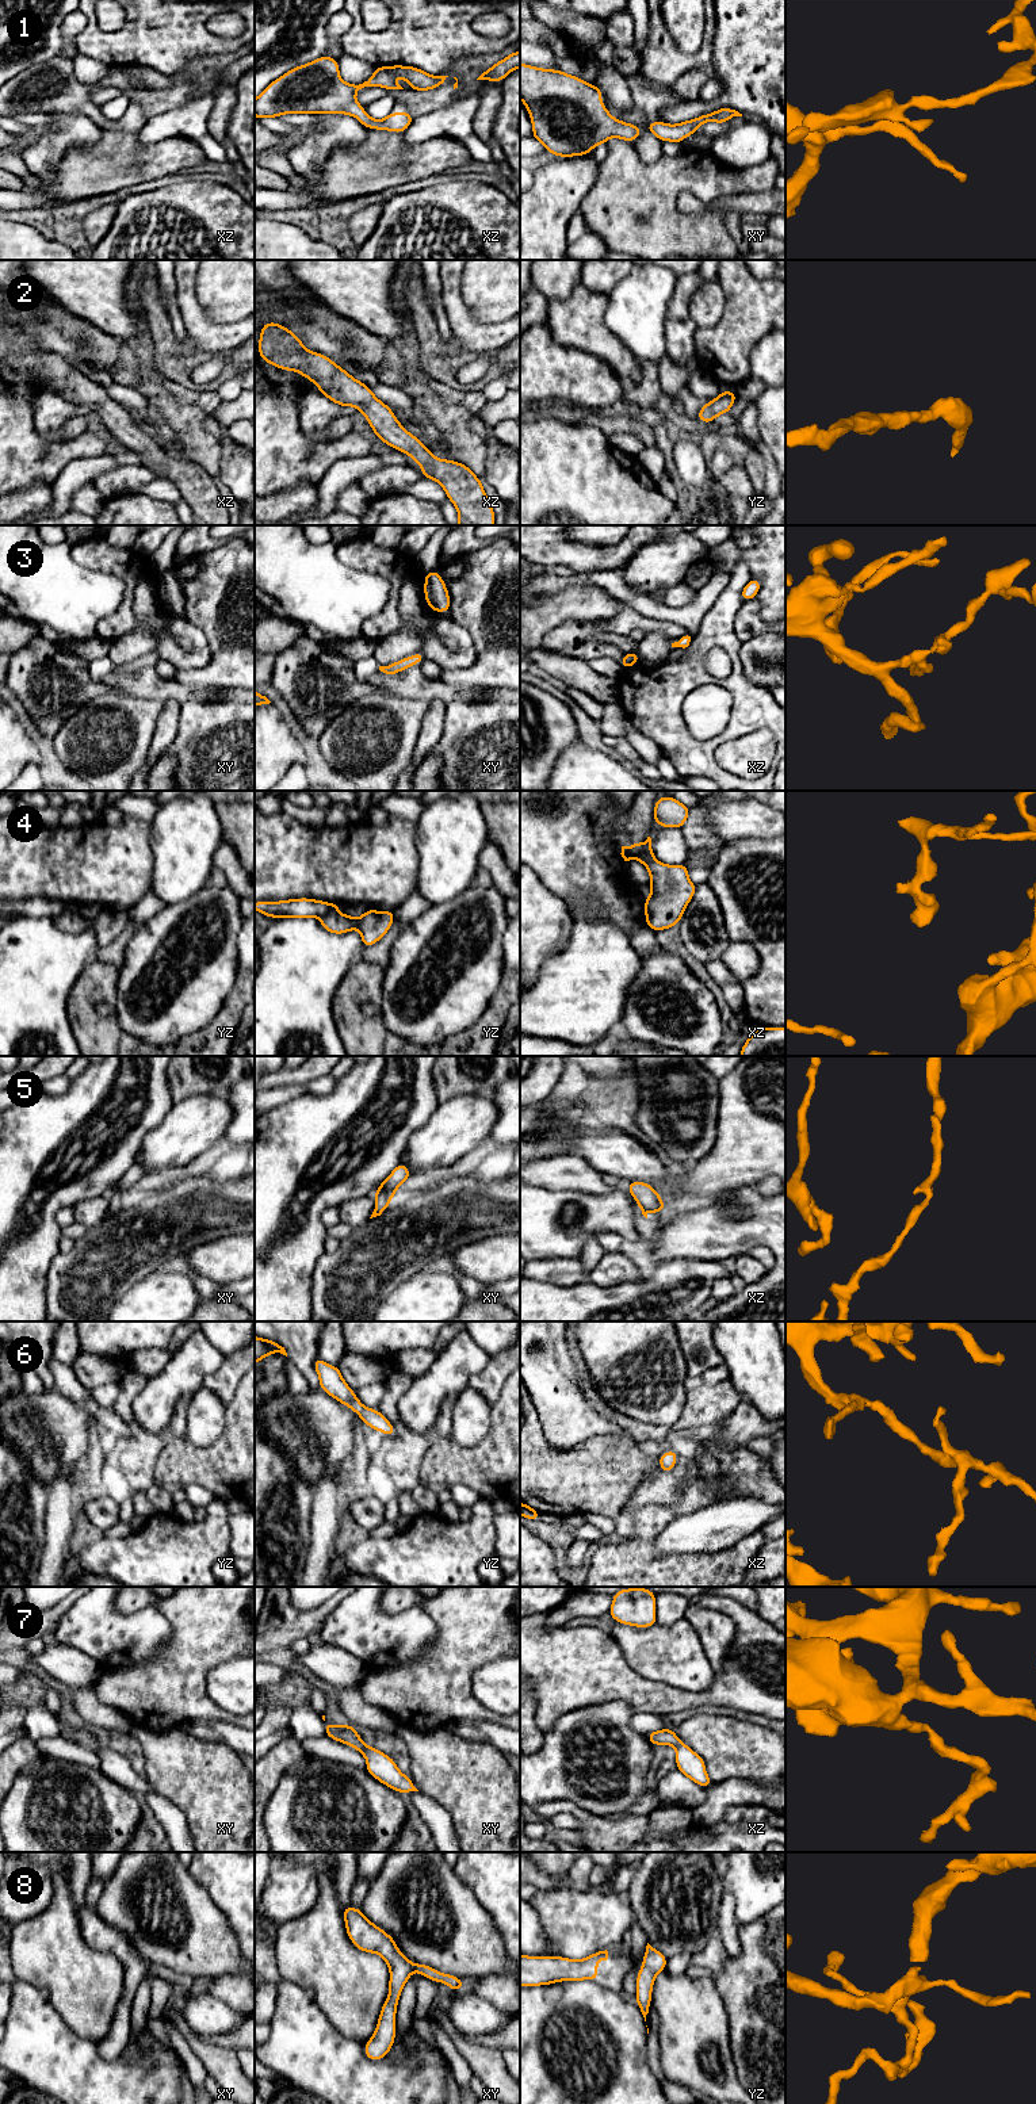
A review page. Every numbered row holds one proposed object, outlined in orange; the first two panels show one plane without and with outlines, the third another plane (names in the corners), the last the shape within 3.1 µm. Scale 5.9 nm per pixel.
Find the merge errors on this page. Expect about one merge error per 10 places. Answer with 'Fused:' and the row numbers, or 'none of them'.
Fused: 4, 5

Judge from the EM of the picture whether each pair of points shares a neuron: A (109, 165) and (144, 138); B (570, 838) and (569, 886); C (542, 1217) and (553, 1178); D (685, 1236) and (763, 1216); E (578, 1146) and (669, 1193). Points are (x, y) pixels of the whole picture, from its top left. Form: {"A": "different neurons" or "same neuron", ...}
{"A": "different neurons", "B": "same neuron", "C": "different neurons", "D": "same neuron", "E": "different neurons"}

